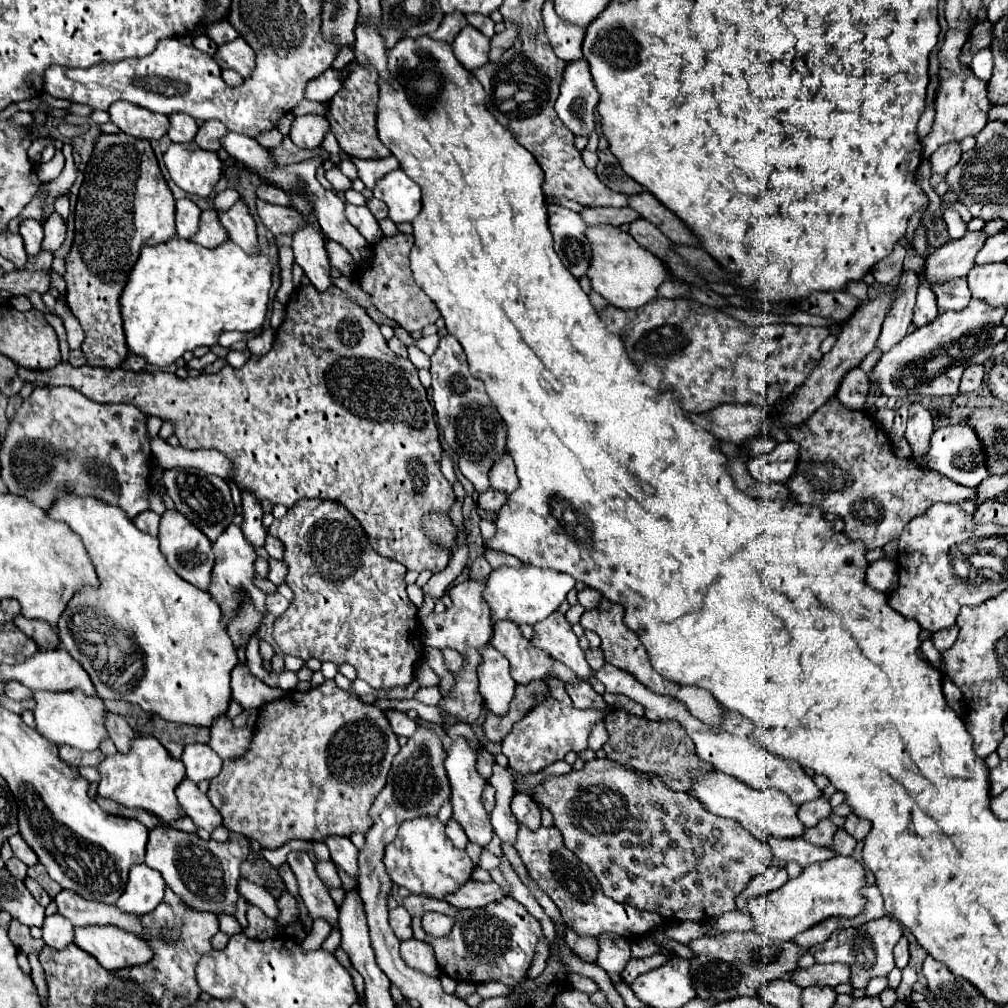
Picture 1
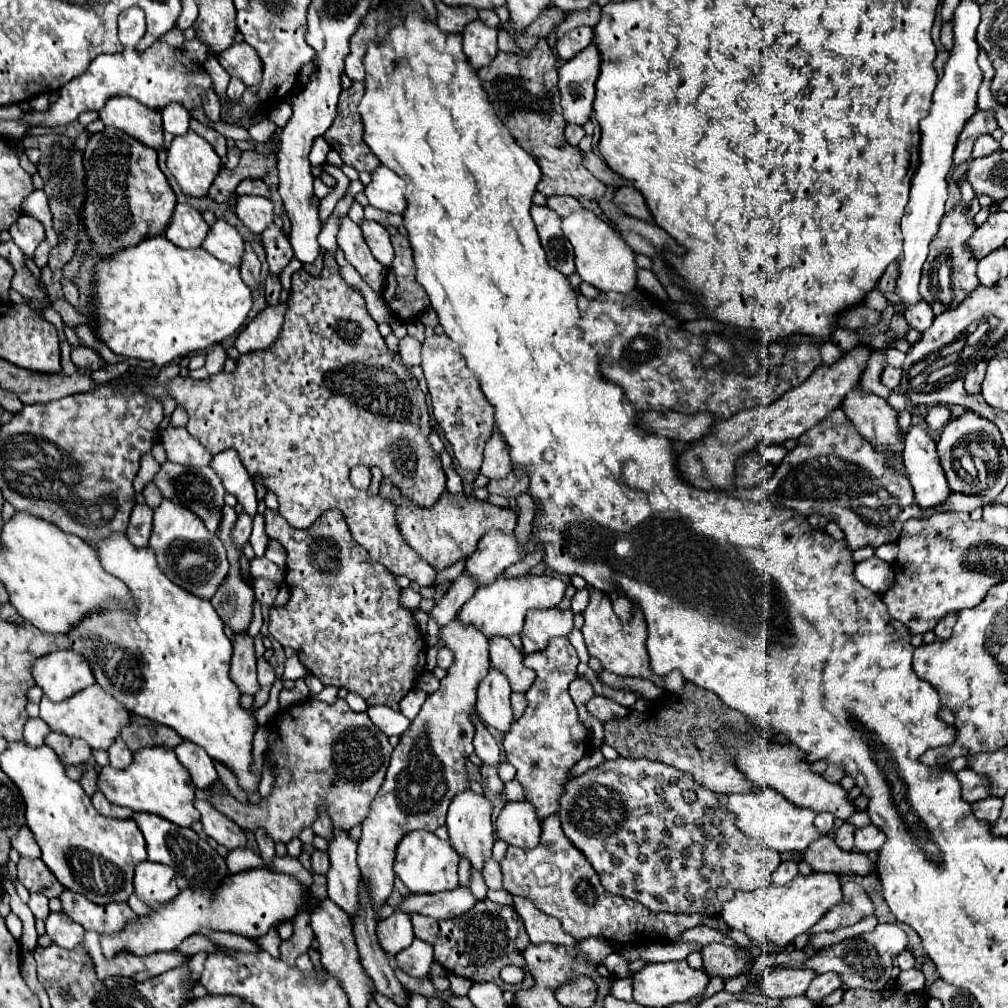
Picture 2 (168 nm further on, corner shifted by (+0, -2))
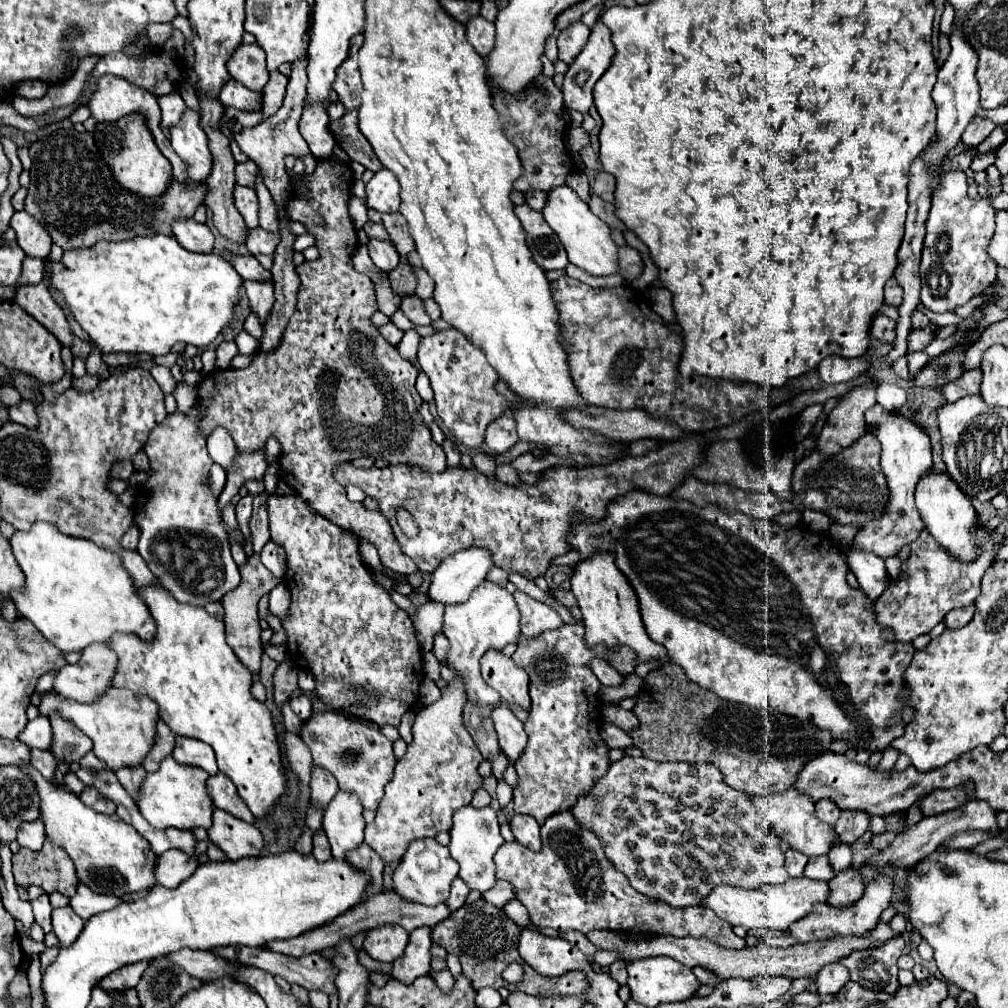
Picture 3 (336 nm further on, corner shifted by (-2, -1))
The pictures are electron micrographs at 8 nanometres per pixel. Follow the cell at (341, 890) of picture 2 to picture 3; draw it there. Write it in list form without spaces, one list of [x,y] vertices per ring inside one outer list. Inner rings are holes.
[[[338,792],[324,812],[322,826],[332,846],[332,858],[346,860],[346,854],[364,842],[364,818],[358,798]]]

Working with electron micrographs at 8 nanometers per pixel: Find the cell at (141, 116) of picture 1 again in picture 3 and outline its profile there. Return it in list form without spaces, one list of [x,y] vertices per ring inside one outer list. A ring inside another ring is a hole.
[[[102,76],[100,82],[98,82],[98,90],[94,92],[92,96],[92,102],[88,102],[88,108],[92,110],[92,116],[98,120],[98,122],[116,122],[120,120],[122,116],[128,116],[128,114],[142,114],[146,118],[146,126],[150,128],[154,140],[156,140],[156,146],[160,148],[160,152],[170,160],[172,164],[172,174],[174,174],[174,180],[178,182],[184,182],[186,180],[186,166],[184,162],[178,158],[178,154],[172,150],[170,146],[170,140],[162,134],[160,130],[160,108],[158,108],[158,100],[146,92],[146,90],[140,90],[136,86],[132,86],[130,82],[126,82],[124,78],[118,78],[118,76]]]

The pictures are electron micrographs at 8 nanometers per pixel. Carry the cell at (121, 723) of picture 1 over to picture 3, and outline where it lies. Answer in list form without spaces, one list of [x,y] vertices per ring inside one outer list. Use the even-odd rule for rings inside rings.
[[[124,766],[122,770],[116,770],[116,776],[120,780],[120,784],[128,790],[130,796],[136,796],[136,790],[140,788],[146,770],[142,766]]]

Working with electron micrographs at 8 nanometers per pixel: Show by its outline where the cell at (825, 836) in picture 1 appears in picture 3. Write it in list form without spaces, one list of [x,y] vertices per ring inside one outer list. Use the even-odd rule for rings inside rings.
[[[820,800],[820,802],[816,802],[816,816],[822,822],[834,826],[836,818],[840,818],[840,808],[832,800]]]

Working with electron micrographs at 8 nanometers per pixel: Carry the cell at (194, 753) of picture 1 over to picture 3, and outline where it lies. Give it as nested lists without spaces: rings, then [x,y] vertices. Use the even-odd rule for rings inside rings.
[[[176,736],[176,748],[174,748],[172,756],[176,758],[176,762],[204,768],[210,776],[214,776],[218,772],[214,750],[208,744],[200,742],[200,740]]]

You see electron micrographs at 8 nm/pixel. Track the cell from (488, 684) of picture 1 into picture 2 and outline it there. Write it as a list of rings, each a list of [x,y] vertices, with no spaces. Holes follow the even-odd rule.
[[[490,669],[490,673],[482,679],[478,687],[478,703],[476,709],[482,721],[502,733],[510,731],[512,725],[512,707],[510,707],[510,685],[508,679]]]

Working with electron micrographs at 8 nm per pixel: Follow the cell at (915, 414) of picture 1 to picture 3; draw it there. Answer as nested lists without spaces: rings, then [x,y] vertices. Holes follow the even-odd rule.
[[[932,468],[928,474],[924,474],[924,478],[920,478],[920,482],[916,486],[916,508],[922,514],[926,530],[950,554],[968,562],[968,560],[974,560],[982,552],[982,546],[972,542],[972,536],[970,536],[970,528],[976,522],[974,520],[976,510],[974,510],[972,502],[968,500],[968,496],[956,486],[956,482],[952,482],[952,478],[946,472],[938,472],[936,468]]]

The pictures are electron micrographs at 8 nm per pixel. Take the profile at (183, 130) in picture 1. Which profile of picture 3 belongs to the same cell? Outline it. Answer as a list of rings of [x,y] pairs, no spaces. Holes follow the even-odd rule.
[[[168,94],[168,96],[160,96],[158,98],[158,104],[160,104],[160,110],[162,110],[162,122],[160,126],[162,128],[172,128],[180,122],[180,118],[184,116],[186,112],[186,104],[184,100],[180,98],[180,94]]]

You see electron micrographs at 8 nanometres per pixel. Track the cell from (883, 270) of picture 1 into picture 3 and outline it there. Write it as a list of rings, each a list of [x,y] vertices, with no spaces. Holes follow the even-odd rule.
[[[890,278],[884,286],[884,296],[886,296],[886,302],[888,304],[894,304],[894,306],[900,306],[902,302],[902,288],[896,284],[894,278]]]

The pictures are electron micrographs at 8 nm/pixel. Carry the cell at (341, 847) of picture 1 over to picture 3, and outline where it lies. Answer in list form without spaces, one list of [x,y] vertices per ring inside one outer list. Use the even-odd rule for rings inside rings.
[[[312,768],[312,804],[318,810],[326,810],[328,802],[338,794],[336,778],[324,768]]]

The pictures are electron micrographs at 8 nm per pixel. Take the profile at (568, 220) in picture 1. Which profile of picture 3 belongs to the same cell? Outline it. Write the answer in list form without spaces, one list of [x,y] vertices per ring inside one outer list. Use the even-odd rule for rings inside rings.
[[[528,204],[516,206],[516,216],[526,230],[526,242],[534,254],[534,260],[544,266],[544,270],[564,270],[568,266],[566,250],[556,238],[556,232],[544,222],[542,214]]]

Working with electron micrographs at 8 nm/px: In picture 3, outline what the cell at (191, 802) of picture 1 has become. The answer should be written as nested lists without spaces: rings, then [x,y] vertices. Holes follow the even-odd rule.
[[[214,808],[212,812],[208,838],[212,840],[212,844],[222,848],[230,860],[258,856],[262,850],[262,834],[254,824],[248,824],[218,808]]]

